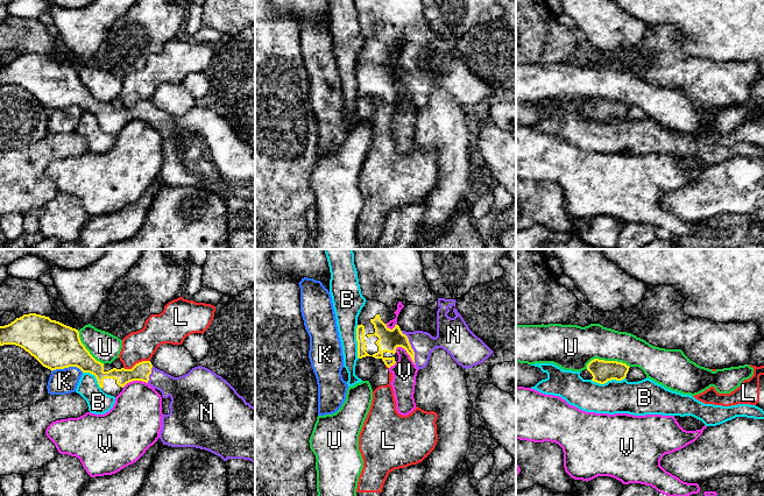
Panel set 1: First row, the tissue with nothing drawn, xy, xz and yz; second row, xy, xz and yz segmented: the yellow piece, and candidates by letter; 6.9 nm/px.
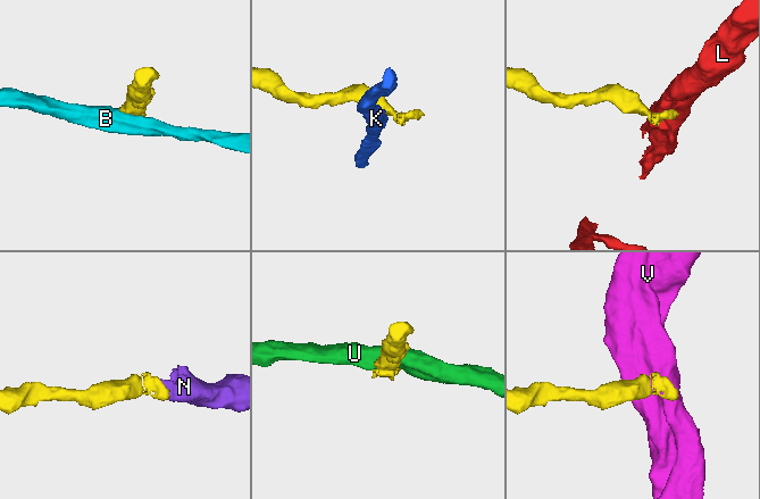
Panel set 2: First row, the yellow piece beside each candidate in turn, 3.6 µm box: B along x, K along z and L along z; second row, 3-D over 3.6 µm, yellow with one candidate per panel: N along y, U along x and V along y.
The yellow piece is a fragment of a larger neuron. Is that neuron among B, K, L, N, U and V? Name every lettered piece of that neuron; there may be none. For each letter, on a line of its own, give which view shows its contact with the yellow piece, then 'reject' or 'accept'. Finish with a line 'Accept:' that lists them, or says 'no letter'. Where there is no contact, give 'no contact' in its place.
B: contact in yz; reject
K: contact in xy; reject
L: contact in xy; reject
N: contact in xz; accept
U: contact in yz; reject
V: contact in xz; reject
Accept: N

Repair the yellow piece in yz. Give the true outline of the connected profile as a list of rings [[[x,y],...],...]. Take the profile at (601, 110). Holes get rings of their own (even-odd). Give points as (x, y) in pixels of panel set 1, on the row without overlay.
[[[594,98],[587,104],[587,107],[580,112],[580,115],[583,119],[592,119],[593,121],[604,123],[611,119],[624,119],[629,107],[629,105],[622,101]]]

